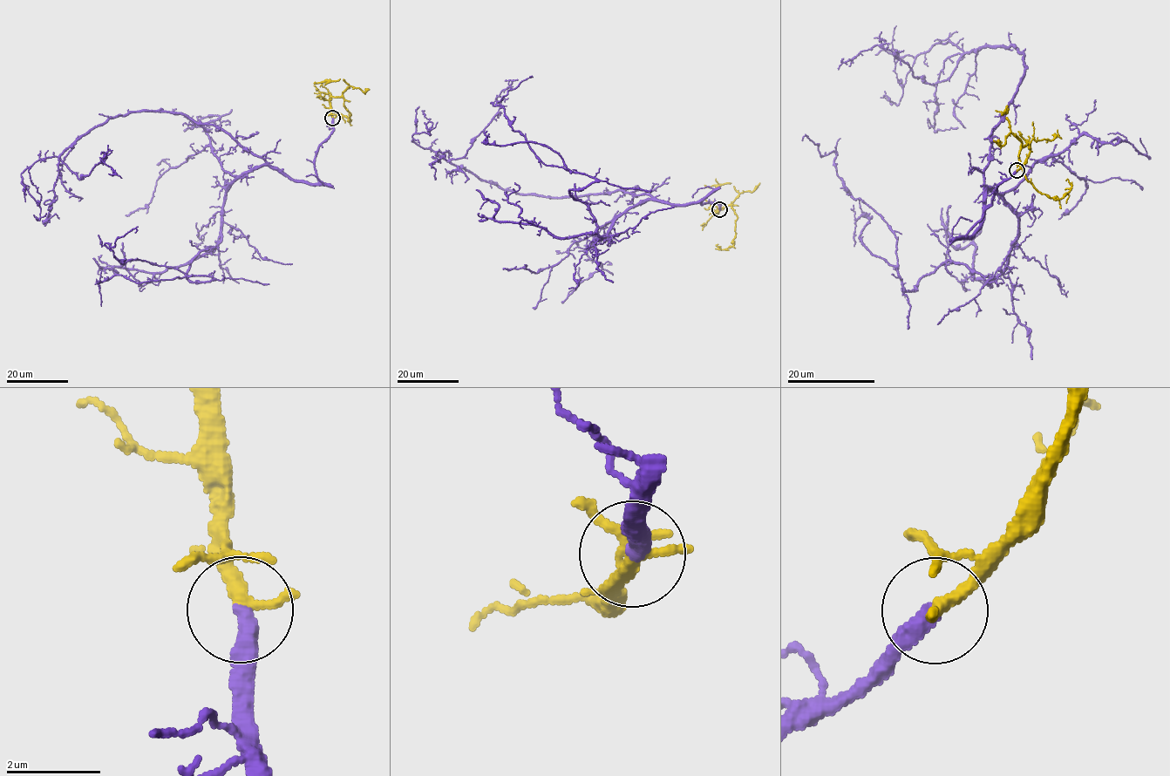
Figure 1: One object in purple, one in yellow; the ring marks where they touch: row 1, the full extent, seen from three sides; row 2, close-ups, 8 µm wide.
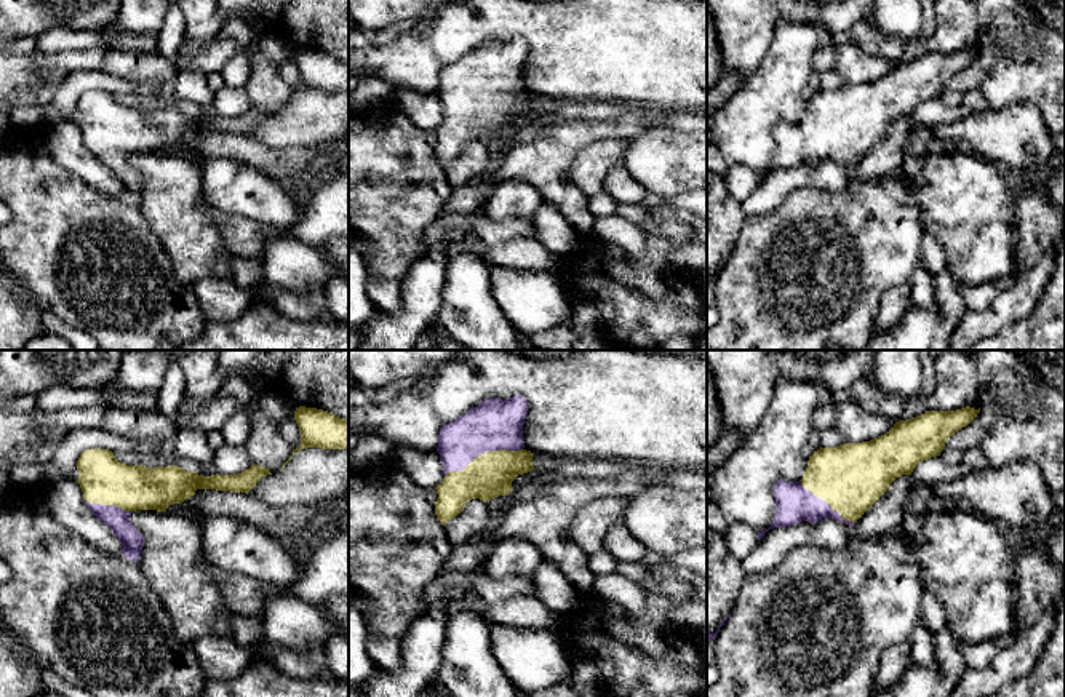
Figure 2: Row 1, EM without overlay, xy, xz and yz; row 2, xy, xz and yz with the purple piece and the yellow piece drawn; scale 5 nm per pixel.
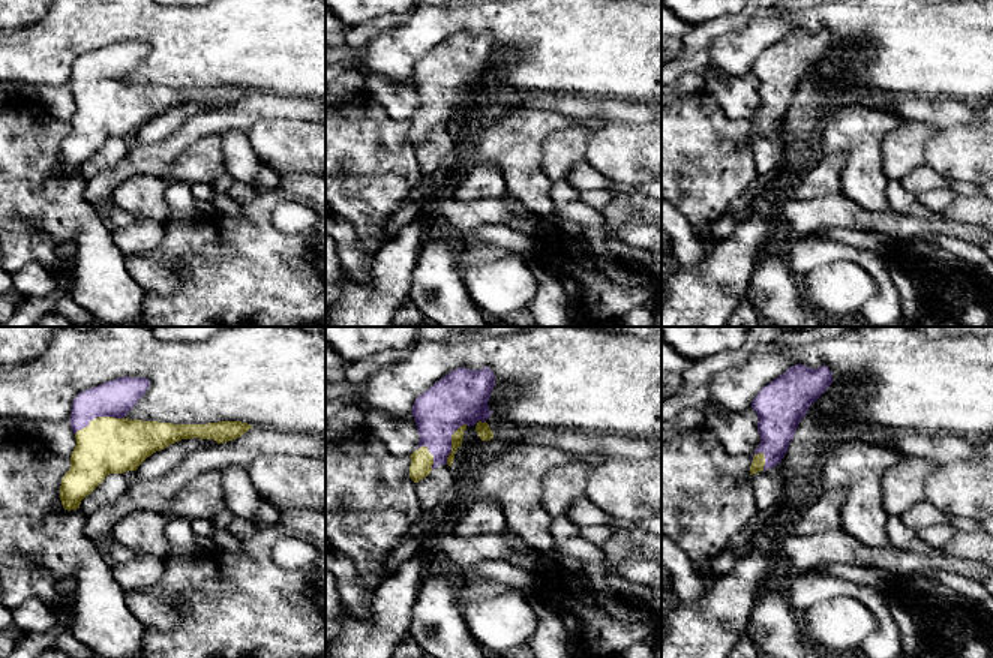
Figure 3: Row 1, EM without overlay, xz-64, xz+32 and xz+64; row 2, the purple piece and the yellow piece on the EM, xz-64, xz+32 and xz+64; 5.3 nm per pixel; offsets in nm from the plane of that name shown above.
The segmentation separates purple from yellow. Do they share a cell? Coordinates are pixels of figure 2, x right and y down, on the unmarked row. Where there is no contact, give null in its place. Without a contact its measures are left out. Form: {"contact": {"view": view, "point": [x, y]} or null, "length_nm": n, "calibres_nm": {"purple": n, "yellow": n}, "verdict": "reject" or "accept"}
{"contact": {"view": "xz", "point": [483, 95]}, "length_nm": 420, "calibres_nm": {"purple": 260, "yellow": 220}, "verdict": "accept"}

